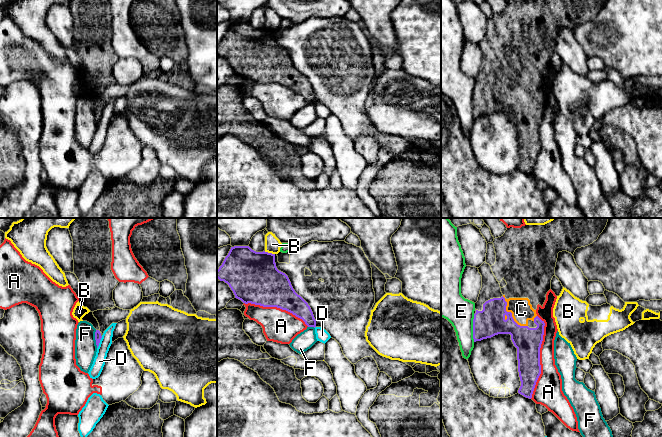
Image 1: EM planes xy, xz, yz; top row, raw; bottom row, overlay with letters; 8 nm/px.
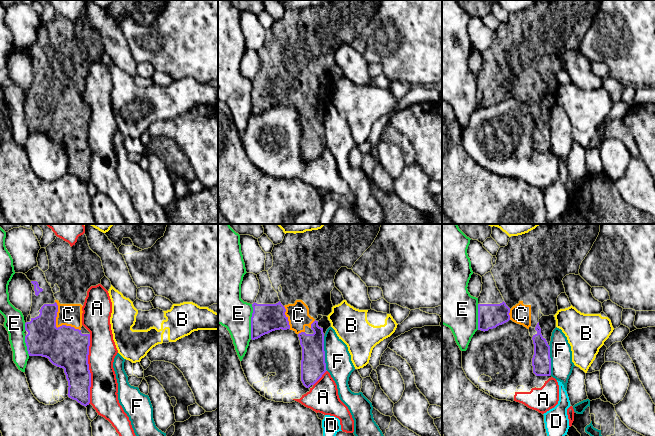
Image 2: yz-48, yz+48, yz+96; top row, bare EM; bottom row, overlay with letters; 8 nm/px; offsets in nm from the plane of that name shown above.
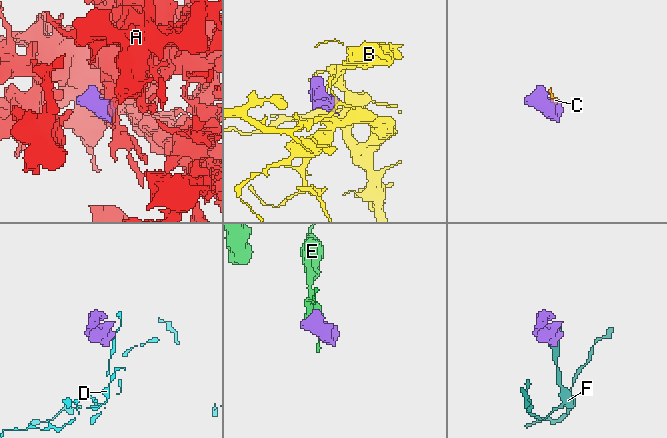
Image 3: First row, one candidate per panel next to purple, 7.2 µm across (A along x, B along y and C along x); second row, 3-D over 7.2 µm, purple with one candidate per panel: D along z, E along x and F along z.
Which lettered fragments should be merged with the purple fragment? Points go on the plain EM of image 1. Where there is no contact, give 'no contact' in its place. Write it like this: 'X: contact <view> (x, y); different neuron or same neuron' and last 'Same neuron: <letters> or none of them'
A: contact yz (539, 133); different neuron
B: contact xz (269, 29); different neuron
C: contact yz (511, 90); same neuron
D: contact xy (99, 118); different neuron
E: contact yz (473, 104); different neuron
F: contact xy (95, 115); different neuron
Same neuron: C

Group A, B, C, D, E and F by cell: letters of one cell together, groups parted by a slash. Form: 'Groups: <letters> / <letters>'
Groups: A / B / C / D / E / F

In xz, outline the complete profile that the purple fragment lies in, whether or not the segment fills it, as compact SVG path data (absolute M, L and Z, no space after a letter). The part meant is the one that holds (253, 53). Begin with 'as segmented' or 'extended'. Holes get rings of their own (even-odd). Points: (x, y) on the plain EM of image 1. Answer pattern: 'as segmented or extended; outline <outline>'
as segmented; outline M249 22L231 23L217 46L217 54L227 59L235 74L245 80L277 83L302 95L308 103L316 103L316 96L308 79L295 68L288 52L277 45L275 30L265 27L256 28Z

